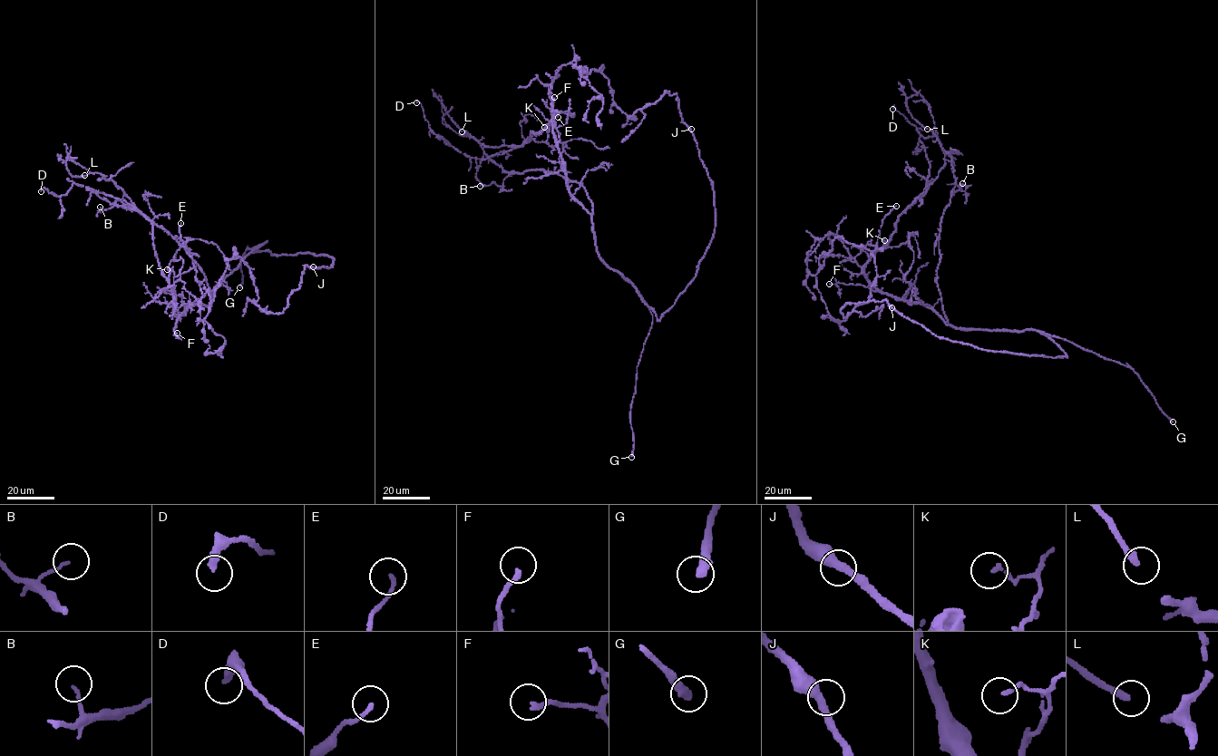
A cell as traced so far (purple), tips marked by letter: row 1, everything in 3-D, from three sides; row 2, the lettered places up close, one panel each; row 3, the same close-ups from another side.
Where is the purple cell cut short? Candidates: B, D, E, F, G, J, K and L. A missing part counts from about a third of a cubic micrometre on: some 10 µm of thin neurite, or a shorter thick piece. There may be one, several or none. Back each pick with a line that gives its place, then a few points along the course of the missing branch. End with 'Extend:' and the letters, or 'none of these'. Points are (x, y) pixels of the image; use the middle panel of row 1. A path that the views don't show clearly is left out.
G: place (631, 457)
Extend: G

